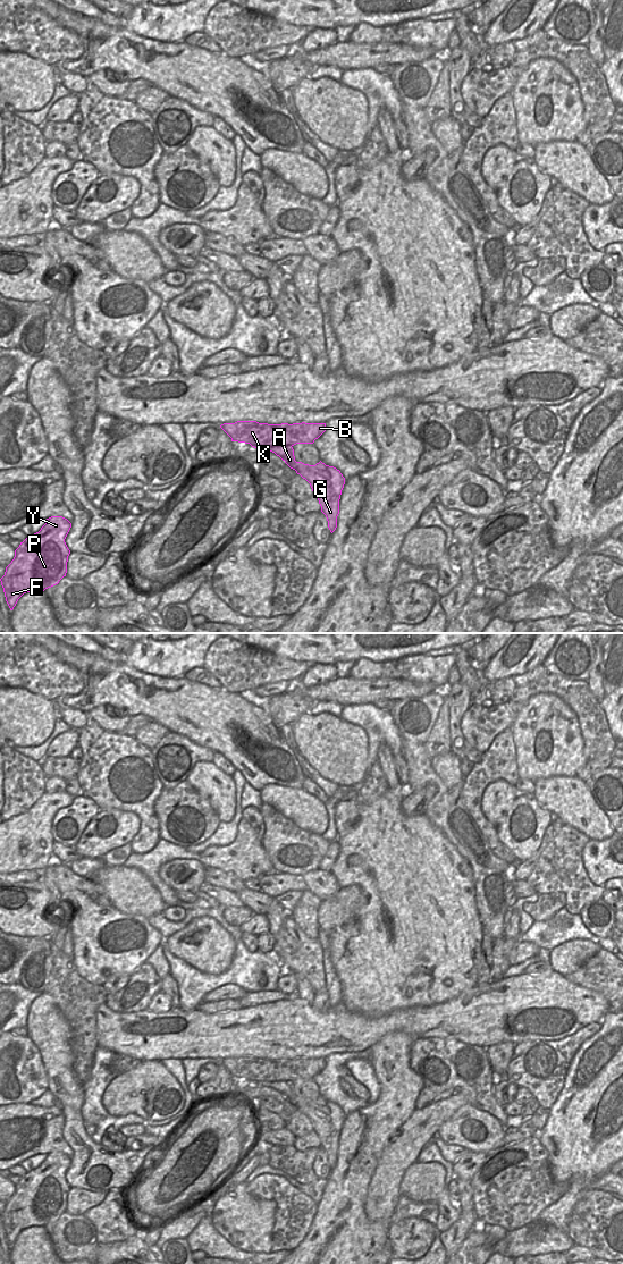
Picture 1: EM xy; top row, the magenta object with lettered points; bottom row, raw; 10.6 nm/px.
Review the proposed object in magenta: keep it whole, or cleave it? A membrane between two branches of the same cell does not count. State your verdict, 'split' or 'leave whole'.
split

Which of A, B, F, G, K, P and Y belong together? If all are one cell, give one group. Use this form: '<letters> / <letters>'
A G / B F K P Y

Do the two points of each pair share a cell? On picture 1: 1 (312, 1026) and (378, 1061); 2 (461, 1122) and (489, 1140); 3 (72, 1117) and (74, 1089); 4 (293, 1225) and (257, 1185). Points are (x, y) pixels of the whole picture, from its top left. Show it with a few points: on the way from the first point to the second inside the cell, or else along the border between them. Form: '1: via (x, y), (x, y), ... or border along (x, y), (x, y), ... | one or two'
1: border along (390, 1033), (381, 1036), (368, 1048) | two
2: via (465, 1132), (468, 1140), (479, 1143) | one
3: via (72, 1110), (72, 1096) | one
4: via (293, 1213), (269, 1187) | one

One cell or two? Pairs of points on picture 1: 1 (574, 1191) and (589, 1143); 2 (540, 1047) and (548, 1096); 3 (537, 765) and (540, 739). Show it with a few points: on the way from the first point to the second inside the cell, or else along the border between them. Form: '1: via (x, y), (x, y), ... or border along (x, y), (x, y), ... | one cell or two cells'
1: via (578, 1179), (578, 1155) | one cell
2: via (541, 1060), (545, 1084) | one cell
3: via (537, 758), (540, 753), (540, 746) | one cell

